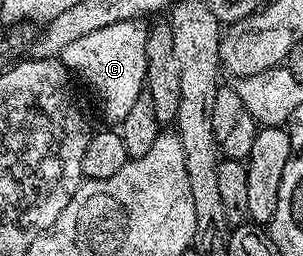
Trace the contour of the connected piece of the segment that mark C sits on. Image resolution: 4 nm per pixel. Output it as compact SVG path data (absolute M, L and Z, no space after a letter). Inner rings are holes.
M137 19L124 20L104 26L104 30L92 30L92 34L84 34L84 38L76 38L76 42L64 46L60 57L62 65L94 91L94 100L106 120L121 122L128 110L132 110L136 98L143 95L146 82L144 42L147 31L147 25L142 25Z

